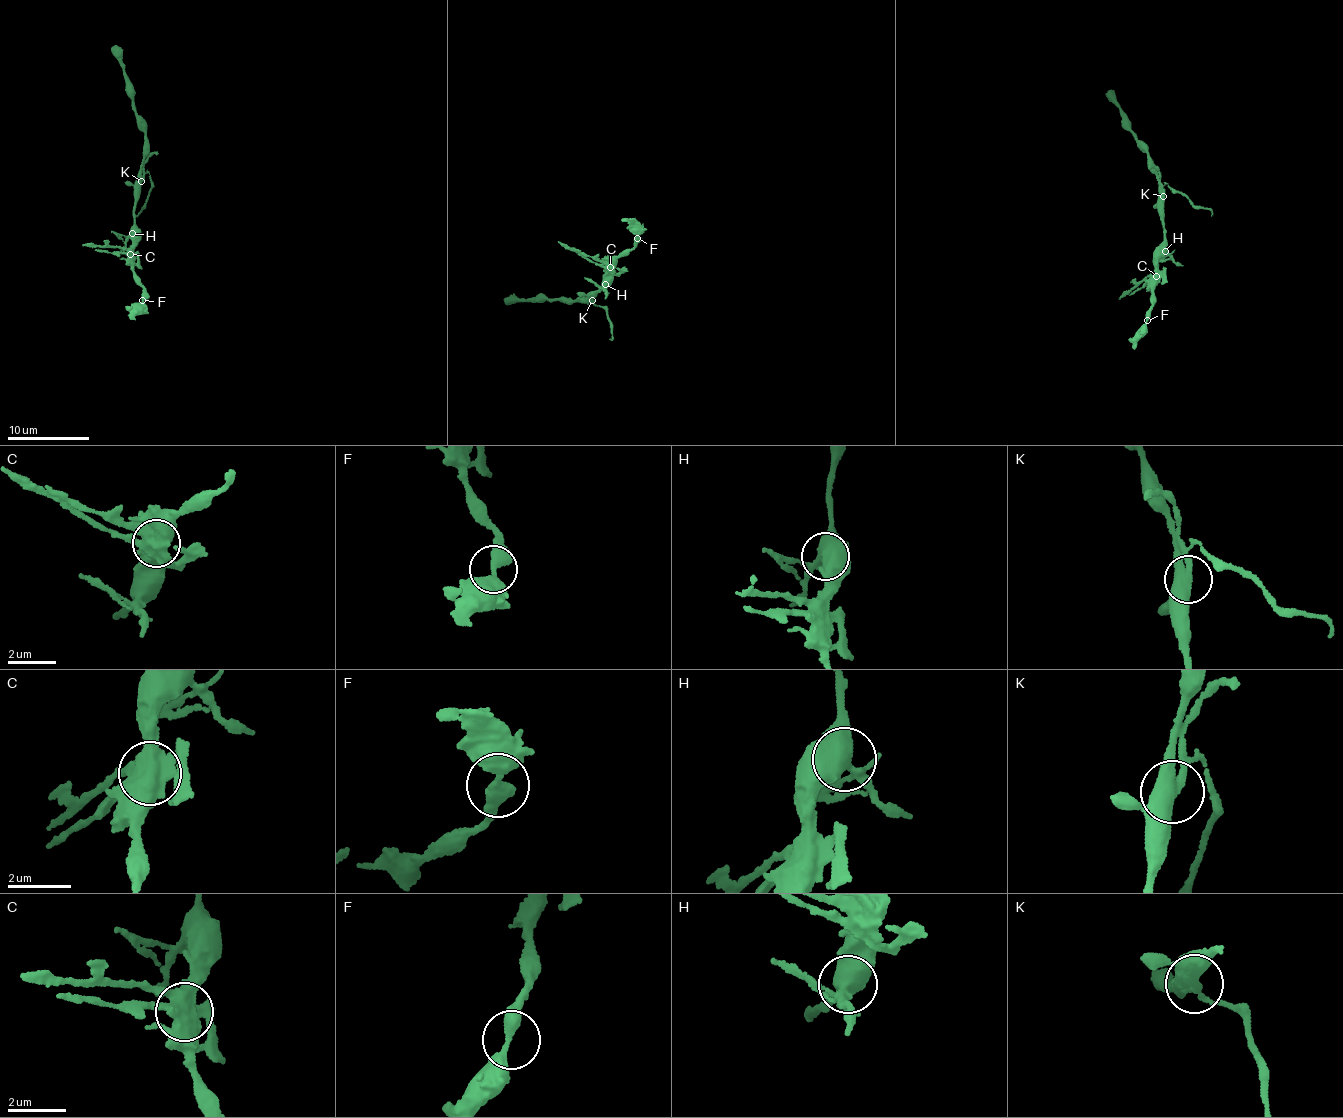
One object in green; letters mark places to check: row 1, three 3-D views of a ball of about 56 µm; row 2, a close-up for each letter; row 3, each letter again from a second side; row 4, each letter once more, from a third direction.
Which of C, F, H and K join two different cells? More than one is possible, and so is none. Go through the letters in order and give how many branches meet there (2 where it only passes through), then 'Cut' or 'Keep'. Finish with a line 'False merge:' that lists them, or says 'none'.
C: Branches: 5. Cut
F: Branches: 2. Keep
H: Branches: 5. Keep
K: Branches: 2. Cut
False merge: C, K

